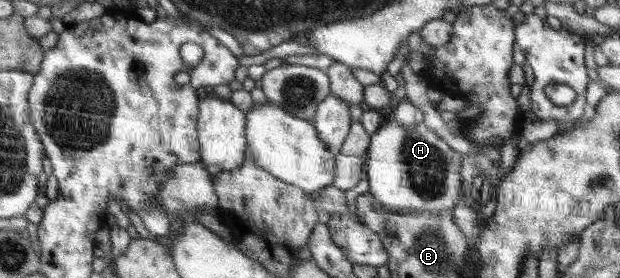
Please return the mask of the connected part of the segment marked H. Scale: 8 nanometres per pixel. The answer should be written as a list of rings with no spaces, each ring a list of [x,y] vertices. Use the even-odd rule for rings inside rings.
[[[386,121],[370,138],[366,153],[369,193],[388,214],[410,212],[445,212],[460,202],[462,187],[461,166],[463,153],[452,150],[425,123],[402,125]]]

